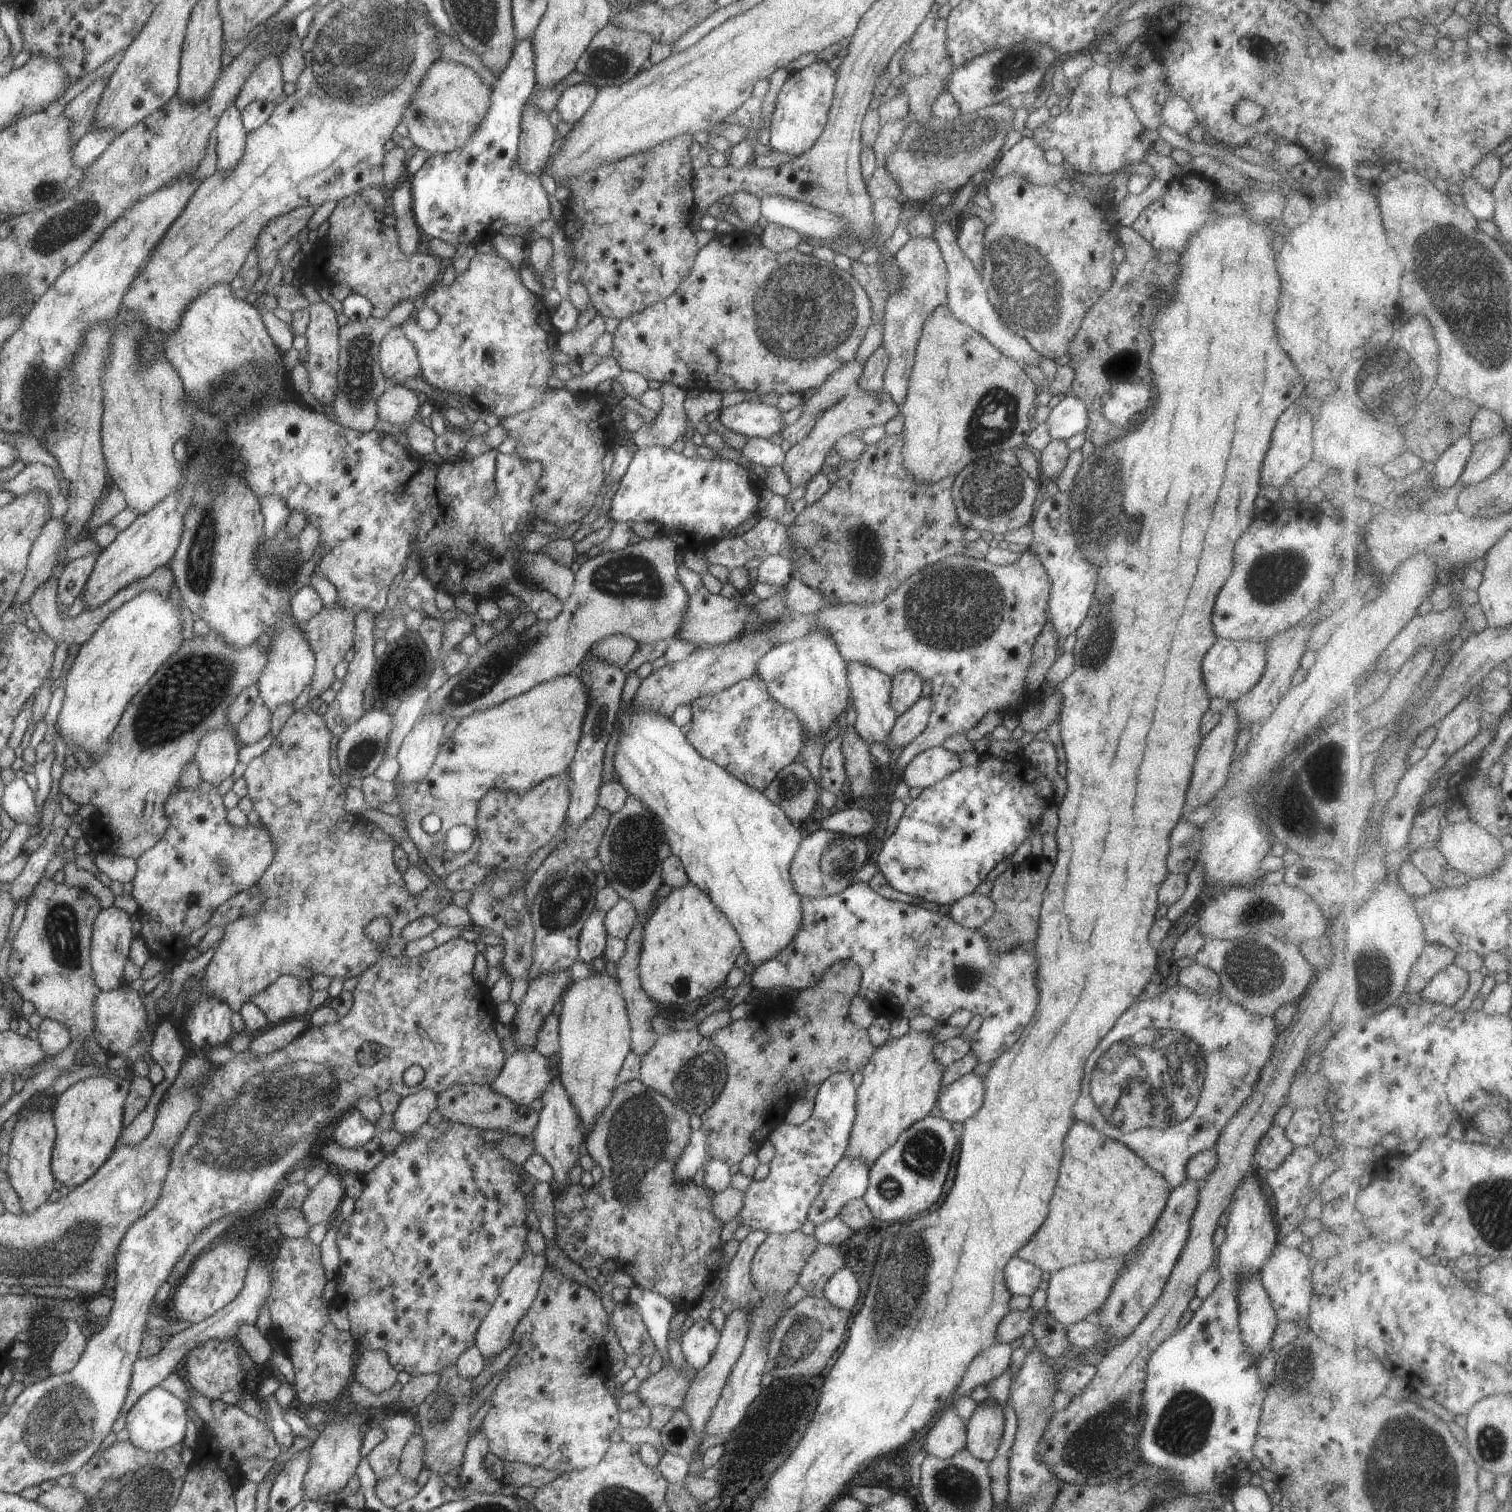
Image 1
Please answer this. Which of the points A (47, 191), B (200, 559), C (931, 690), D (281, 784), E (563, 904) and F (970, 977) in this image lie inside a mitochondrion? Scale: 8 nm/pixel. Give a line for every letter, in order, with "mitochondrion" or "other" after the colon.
A: mitochondrion
B: mitochondrion
C: other
D: other
E: mitochondrion
F: mitochondrion

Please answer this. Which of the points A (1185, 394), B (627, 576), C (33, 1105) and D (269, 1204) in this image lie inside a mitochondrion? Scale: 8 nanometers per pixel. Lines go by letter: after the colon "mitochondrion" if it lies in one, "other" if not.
A: other
B: mitochondrion
C: other
D: other

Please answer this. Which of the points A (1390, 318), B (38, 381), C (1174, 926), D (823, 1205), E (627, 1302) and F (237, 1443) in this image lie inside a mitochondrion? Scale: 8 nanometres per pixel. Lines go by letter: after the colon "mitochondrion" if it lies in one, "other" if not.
A: other
B: mitochondrion
C: other
D: mitochondrion
E: other
F: other

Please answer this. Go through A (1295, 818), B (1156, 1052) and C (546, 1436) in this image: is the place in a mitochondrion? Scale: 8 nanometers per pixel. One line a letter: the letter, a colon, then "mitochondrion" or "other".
A: mitochondrion
B: mitochondrion
C: other

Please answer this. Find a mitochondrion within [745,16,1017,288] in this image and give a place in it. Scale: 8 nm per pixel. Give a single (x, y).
(1001, 116)

